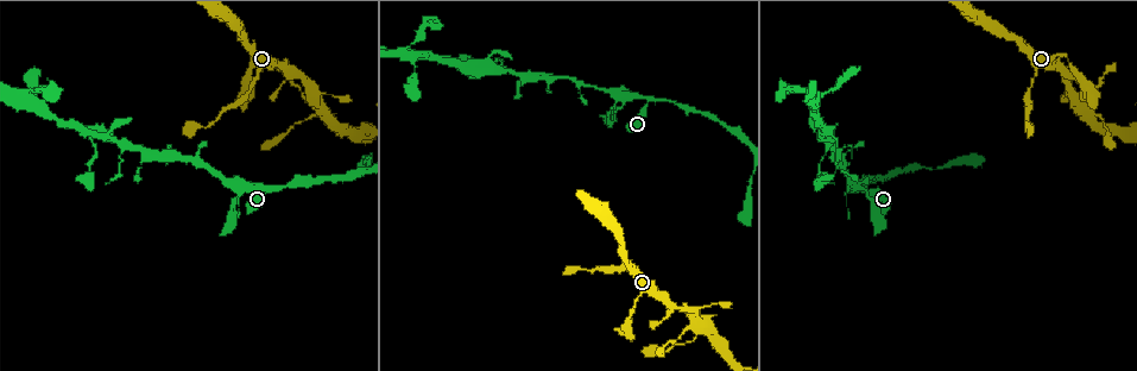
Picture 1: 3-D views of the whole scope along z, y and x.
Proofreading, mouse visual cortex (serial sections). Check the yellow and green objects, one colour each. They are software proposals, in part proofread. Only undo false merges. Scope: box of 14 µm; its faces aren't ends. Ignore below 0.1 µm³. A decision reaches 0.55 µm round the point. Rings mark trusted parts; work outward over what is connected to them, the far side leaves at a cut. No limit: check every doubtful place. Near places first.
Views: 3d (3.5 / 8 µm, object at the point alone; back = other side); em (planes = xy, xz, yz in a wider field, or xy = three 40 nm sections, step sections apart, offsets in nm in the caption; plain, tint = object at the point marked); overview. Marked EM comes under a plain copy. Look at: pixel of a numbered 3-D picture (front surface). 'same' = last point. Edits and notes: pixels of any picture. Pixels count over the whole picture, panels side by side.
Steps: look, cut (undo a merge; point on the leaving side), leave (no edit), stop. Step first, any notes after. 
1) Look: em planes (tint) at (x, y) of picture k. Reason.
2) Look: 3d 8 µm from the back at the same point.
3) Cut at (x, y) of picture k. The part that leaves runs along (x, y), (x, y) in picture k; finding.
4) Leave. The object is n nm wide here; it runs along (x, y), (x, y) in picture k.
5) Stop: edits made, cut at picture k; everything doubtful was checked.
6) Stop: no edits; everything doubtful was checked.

Look: 3d 3.5 µm at (267, 190) of picture 1. Two arms in line, one across.

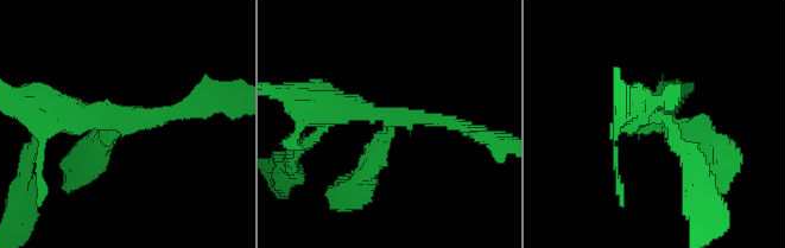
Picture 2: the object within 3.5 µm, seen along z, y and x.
Look: em xy step 5 (tint) at (390, 122) of picture 2. 3 arms meet here; the arms are 200, 300, 350 nm wide.

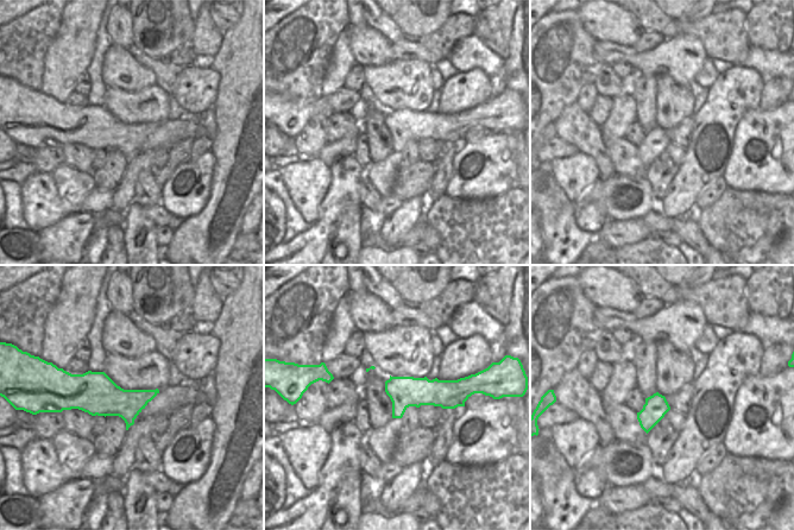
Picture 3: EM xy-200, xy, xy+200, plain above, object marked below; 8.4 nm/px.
Leave. It runs along (360, 183), (390, 116), (316, 107) in picture 2; one cell here.

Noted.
Look: 3d 3.5 µm at (1087, 112) of picture 1. Abrupt turn.

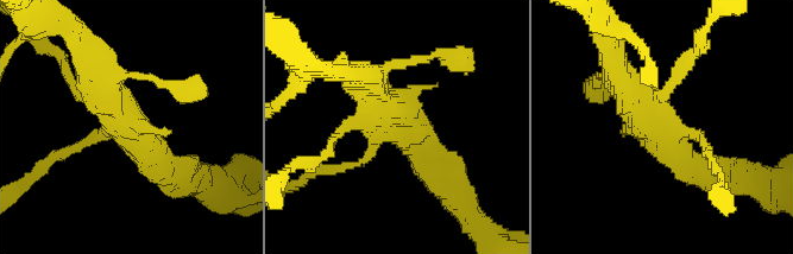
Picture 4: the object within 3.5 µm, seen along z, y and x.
Look: em planes (tint) at (131, 132) of picture 4.

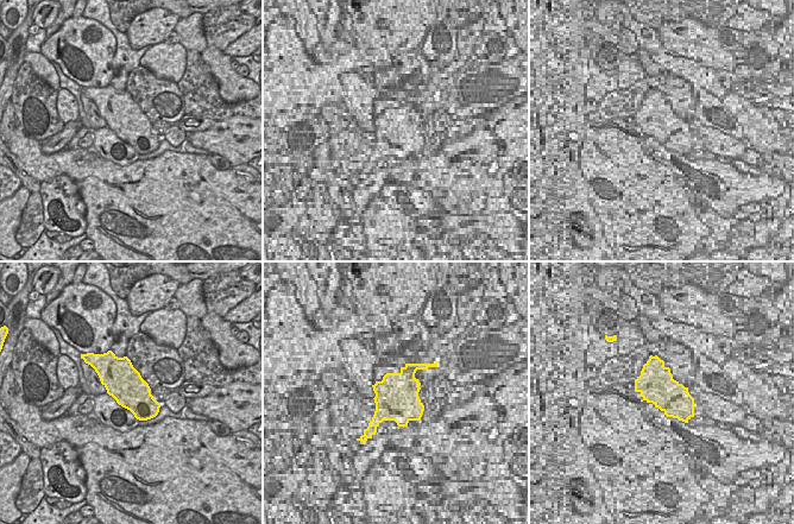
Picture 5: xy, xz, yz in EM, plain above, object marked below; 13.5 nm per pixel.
Leave. Continuous, no second cell.

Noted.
Look: 3d 8 µm at (816, 102) of picture 1.

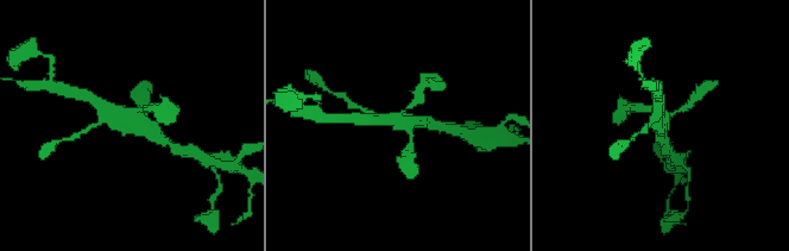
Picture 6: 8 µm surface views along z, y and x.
Look: em planes (tint) at (140, 122) of picture 6. Shape alone is not enough.

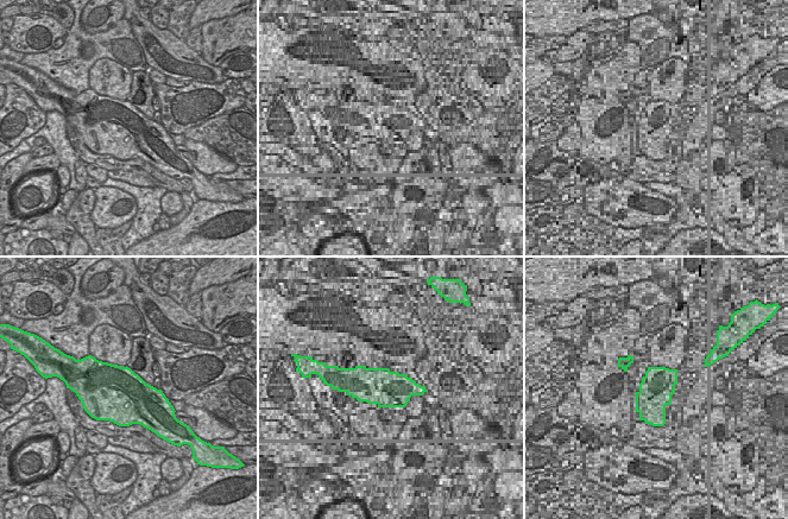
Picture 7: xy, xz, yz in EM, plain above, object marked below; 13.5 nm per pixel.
Leave. It runs along (664, 142), (660, 115), (642, 110) in picture 6; all the same cell.

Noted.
Stop: no edits; everything doubtful was checked.

